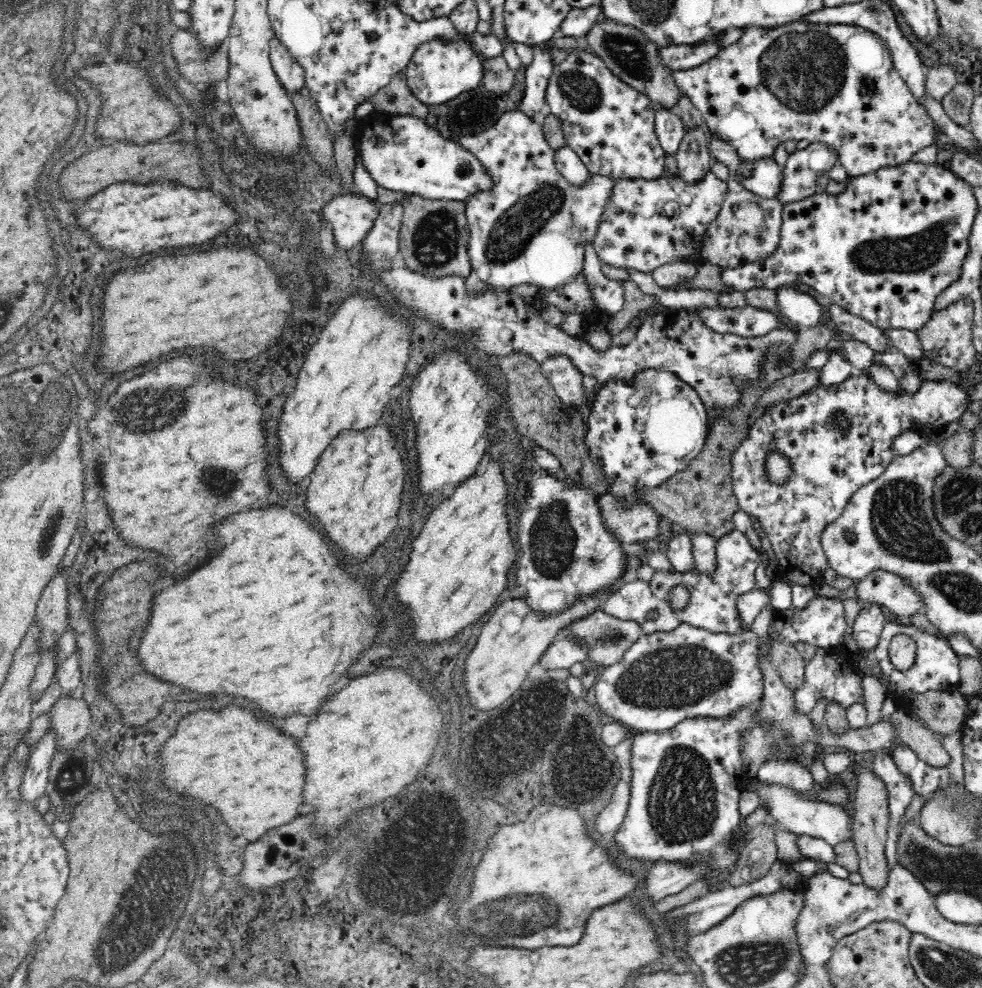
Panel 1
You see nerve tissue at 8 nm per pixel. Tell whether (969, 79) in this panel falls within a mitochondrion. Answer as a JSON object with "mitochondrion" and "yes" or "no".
{"mitochondrion":"no"}

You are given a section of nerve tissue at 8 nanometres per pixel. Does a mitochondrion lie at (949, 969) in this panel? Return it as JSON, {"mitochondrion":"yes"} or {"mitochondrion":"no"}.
{"mitochondrion":"yes"}

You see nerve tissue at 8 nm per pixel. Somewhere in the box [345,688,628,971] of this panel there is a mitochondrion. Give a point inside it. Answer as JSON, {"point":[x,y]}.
{"point":[509,916]}

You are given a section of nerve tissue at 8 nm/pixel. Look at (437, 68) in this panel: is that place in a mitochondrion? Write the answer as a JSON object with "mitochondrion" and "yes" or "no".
{"mitochondrion":"no"}

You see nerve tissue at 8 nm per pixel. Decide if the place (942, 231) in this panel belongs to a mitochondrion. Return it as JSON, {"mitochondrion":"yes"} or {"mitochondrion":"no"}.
{"mitochondrion":"yes"}

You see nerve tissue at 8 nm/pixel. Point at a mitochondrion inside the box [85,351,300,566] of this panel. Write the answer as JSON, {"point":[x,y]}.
{"point":[143,411]}

